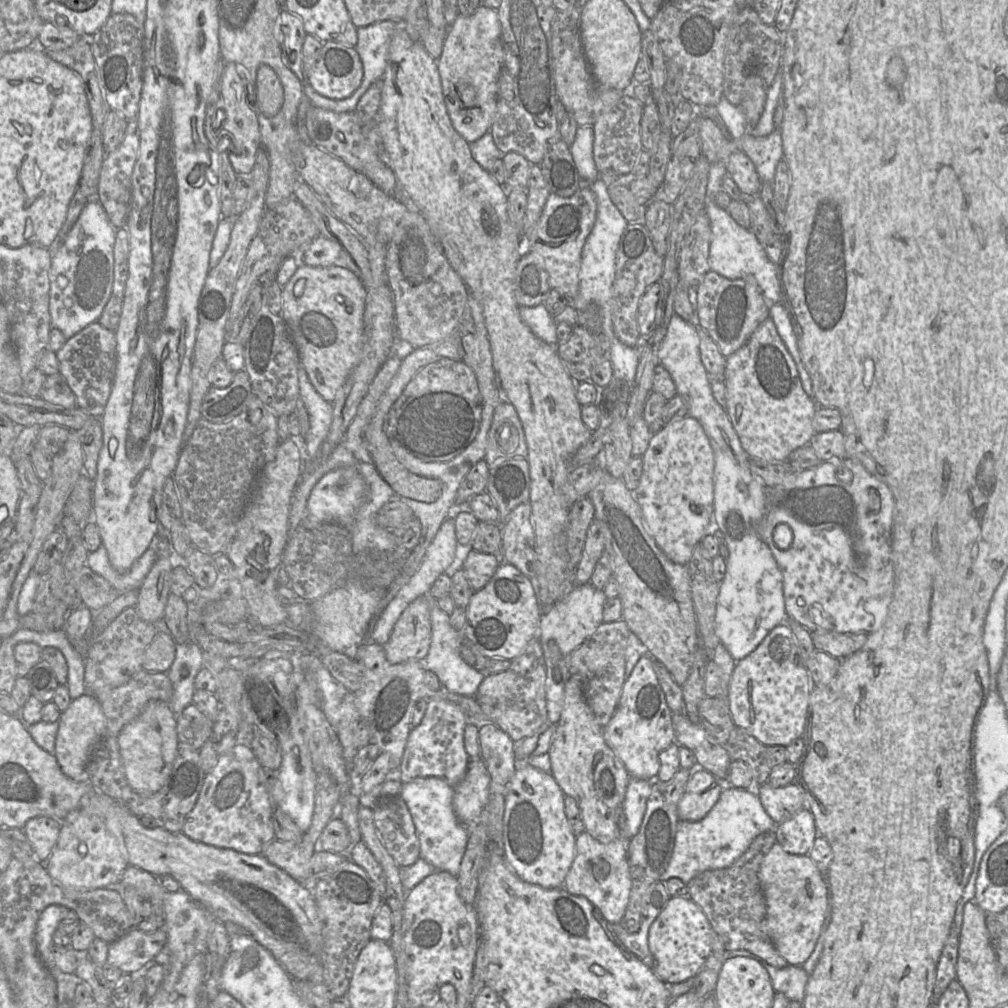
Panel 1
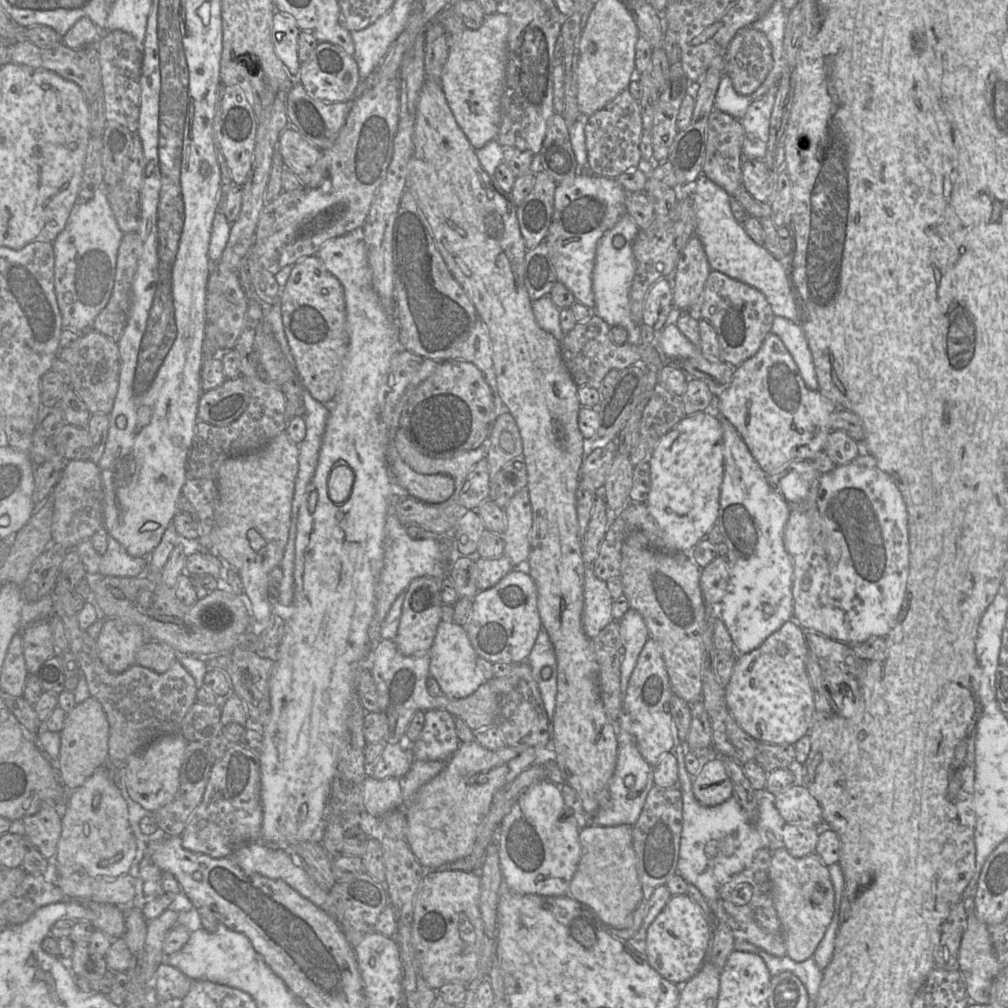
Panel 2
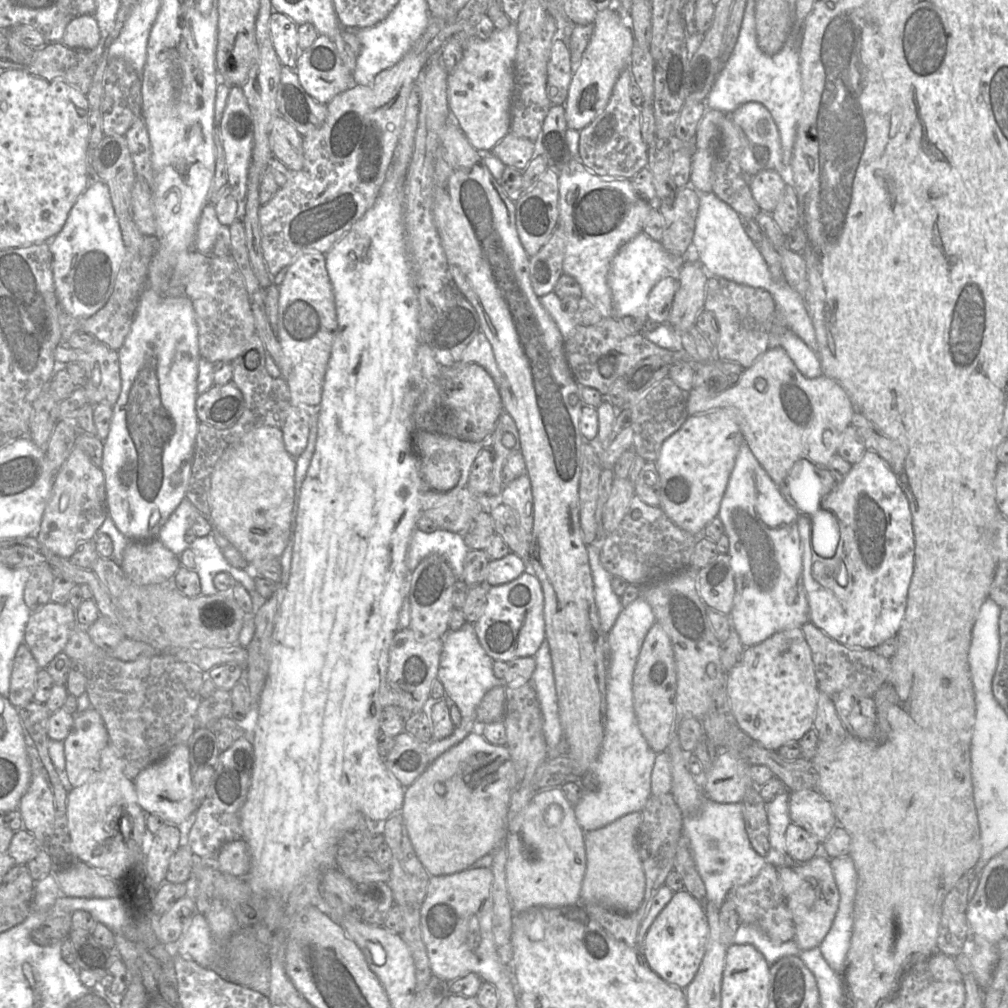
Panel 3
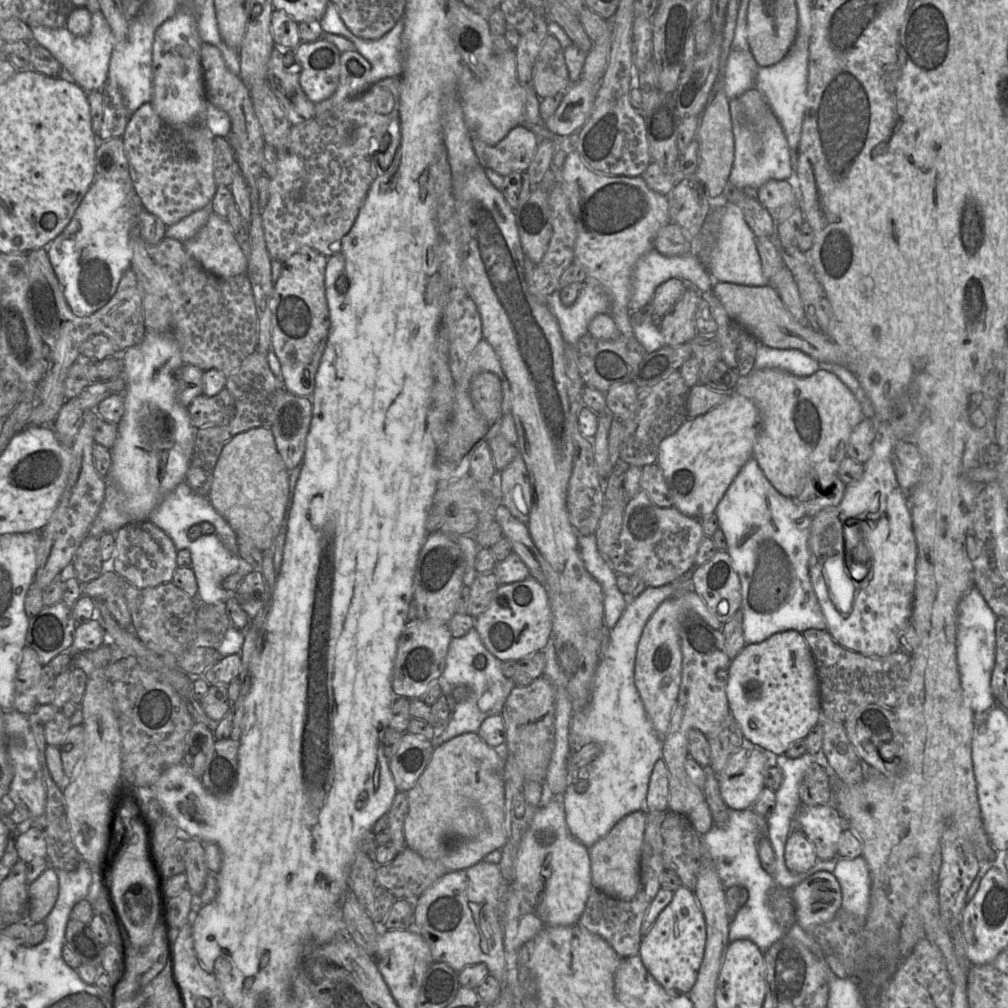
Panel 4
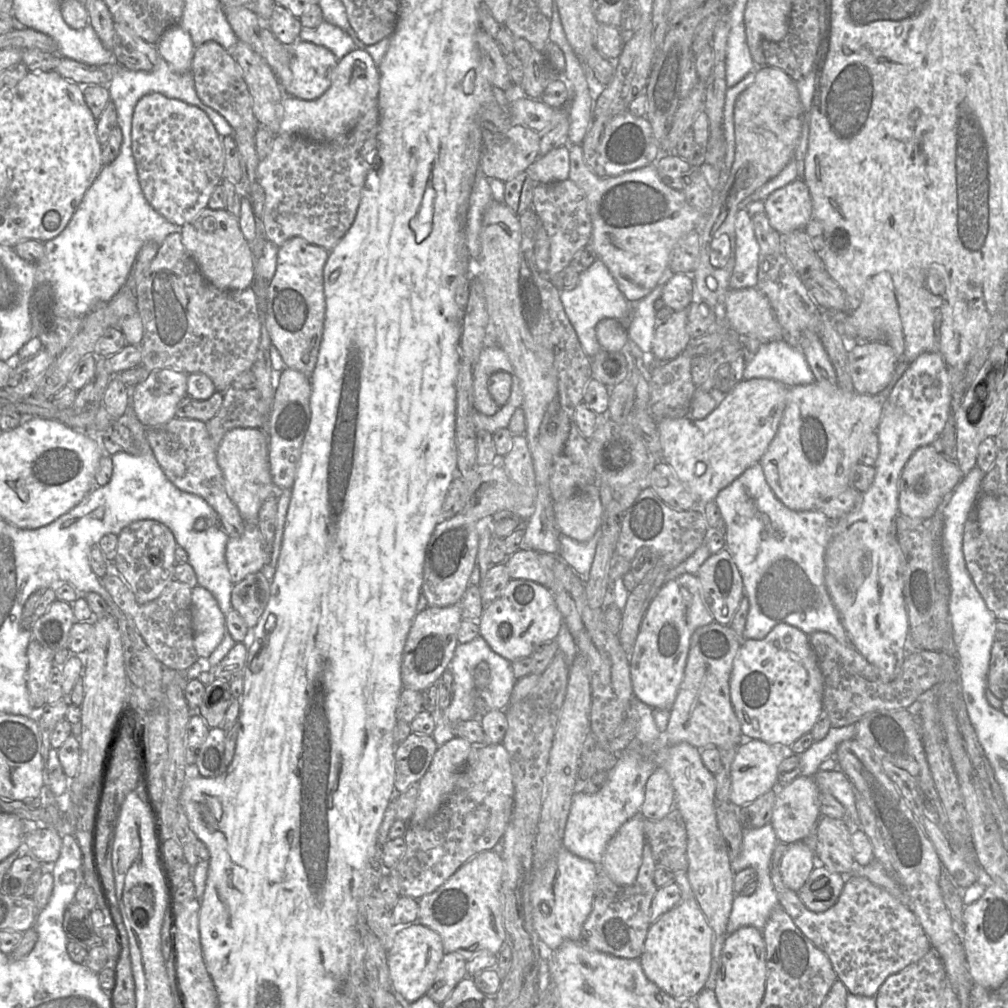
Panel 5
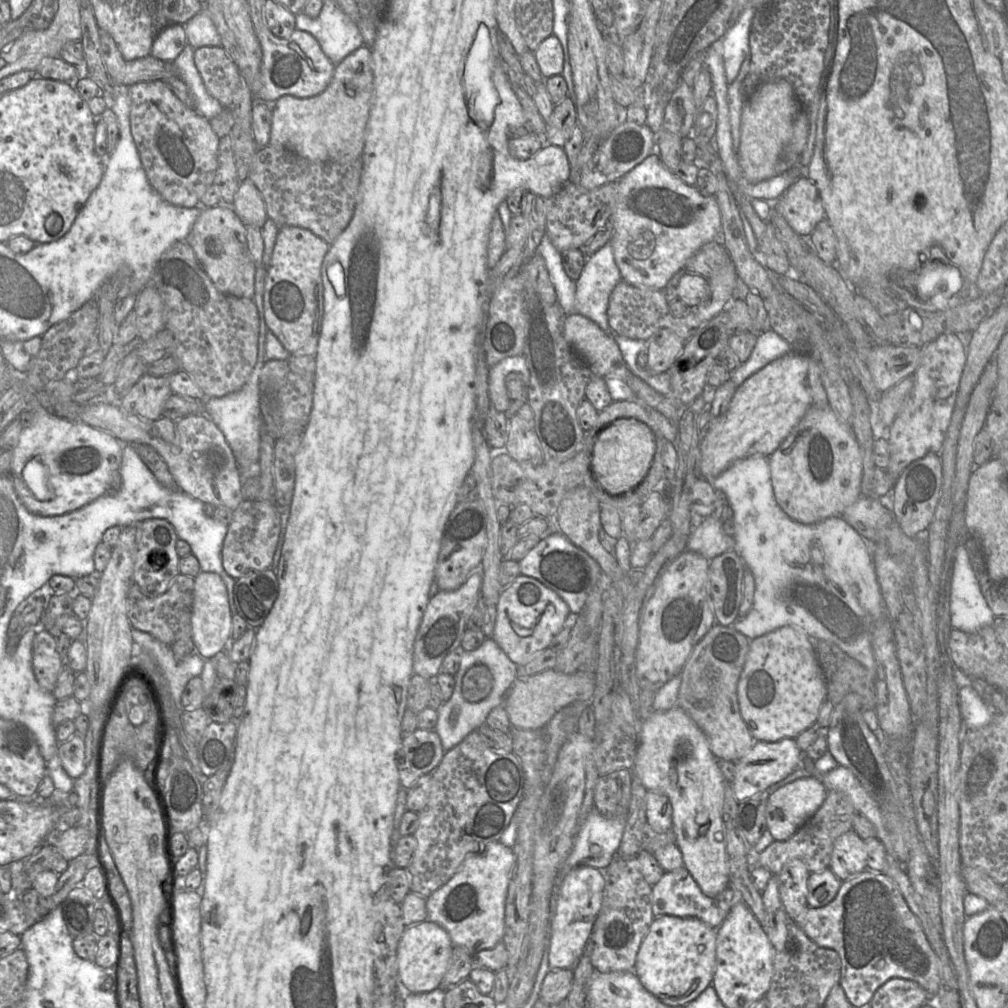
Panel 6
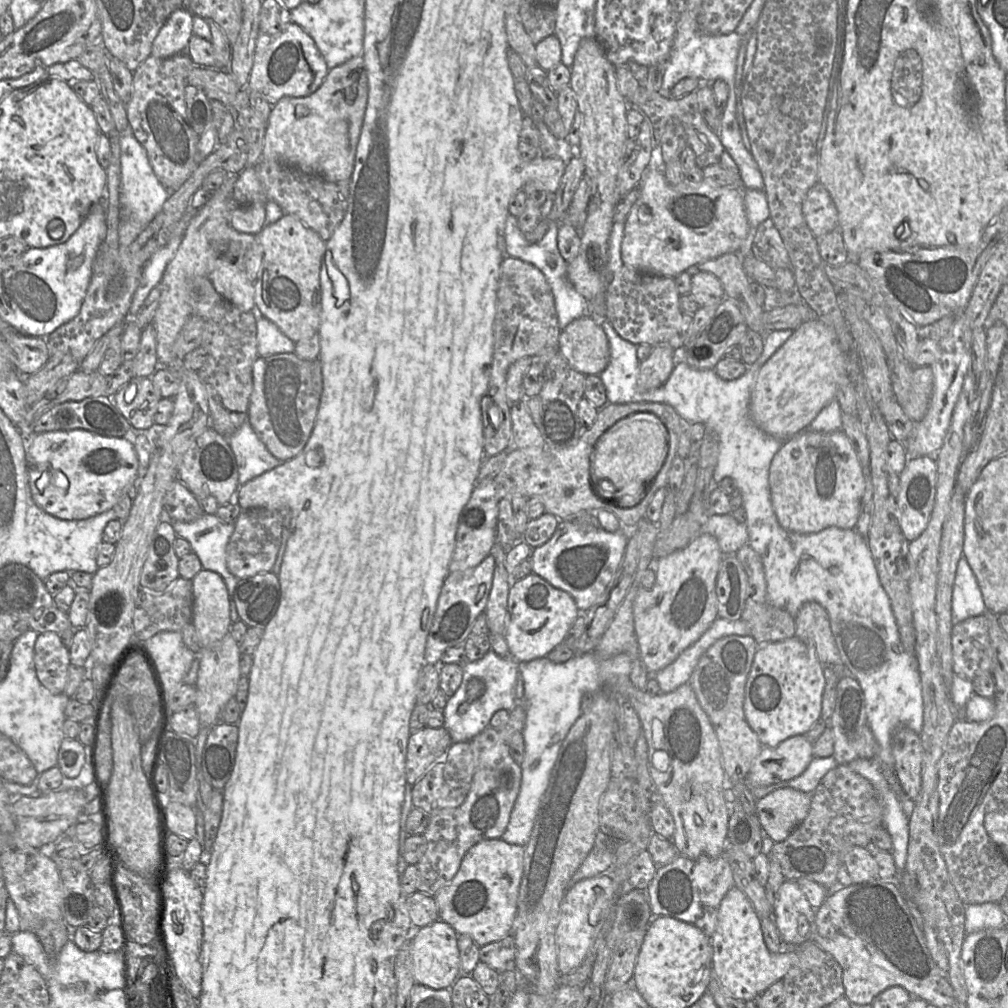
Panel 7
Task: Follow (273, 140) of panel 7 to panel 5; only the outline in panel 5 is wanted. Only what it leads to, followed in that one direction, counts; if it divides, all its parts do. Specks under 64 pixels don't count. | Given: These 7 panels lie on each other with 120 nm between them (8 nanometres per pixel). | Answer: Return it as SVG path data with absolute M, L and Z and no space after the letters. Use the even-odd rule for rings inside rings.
M356 48L338 61L329 89L315 100L284 96L279 133L298 134L313 141L331 142L348 134L373 107L378 106L380 72L368 52Z

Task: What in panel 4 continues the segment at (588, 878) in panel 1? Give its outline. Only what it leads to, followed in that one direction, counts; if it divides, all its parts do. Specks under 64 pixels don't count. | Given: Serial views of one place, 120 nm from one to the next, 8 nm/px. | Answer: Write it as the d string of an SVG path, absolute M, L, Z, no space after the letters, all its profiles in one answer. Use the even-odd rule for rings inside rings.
M646 810L632 812L617 822L607 835L588 848L592 888L621 900L630 900L637 894L640 886L641 853L646 820Z

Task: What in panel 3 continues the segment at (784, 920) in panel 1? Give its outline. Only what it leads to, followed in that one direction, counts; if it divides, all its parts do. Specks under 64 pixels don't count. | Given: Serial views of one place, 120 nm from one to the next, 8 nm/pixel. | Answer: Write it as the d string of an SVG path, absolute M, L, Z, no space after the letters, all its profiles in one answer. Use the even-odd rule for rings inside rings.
M819 853L807 862L776 868L795 925L793 940L801 950L820 946L839 907L840 895L831 870L830 860L824 853Z

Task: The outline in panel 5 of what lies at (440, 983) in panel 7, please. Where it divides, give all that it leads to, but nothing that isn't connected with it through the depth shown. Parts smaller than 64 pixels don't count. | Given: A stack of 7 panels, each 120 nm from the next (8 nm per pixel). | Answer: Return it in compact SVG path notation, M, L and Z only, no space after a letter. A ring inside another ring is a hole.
M420 923L405 929L398 929L394 936L393 945L387 951L387 963L393 992L402 995L408 1003L426 995L444 954L440 935L429 927Z

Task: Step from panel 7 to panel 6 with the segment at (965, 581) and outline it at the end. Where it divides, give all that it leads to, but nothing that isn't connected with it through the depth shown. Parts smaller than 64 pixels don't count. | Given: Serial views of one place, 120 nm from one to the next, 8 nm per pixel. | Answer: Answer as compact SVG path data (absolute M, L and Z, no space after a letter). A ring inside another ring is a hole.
M965 545L958 546L955 553L949 611L952 629L969 633L992 626L995 618L981 592Z

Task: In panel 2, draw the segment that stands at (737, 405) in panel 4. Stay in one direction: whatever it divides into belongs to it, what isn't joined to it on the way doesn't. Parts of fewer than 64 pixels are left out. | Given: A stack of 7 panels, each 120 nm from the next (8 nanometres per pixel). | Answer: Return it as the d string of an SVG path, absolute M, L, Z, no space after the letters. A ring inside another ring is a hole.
M705 412L686 415L659 440L647 460L650 465L651 489L646 506L662 532L665 551L690 554L706 538L718 519L724 473L723 433L719 418Z

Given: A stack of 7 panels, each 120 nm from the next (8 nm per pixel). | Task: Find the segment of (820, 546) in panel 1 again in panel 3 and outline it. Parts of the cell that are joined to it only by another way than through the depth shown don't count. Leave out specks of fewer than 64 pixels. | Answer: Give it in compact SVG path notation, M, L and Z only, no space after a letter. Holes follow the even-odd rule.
M866 450L861 460L853 464L847 476L821 500L821 509L829 511L837 521L839 543L836 554L844 563L846 585L836 581L835 570L819 560L831 560L817 555L812 548L812 521L800 514L798 531L802 550L803 584L806 591L810 622L826 635L849 648L874 649L897 635L906 610L908 589L914 570L915 541L912 514L906 495L896 474L875 451Z

